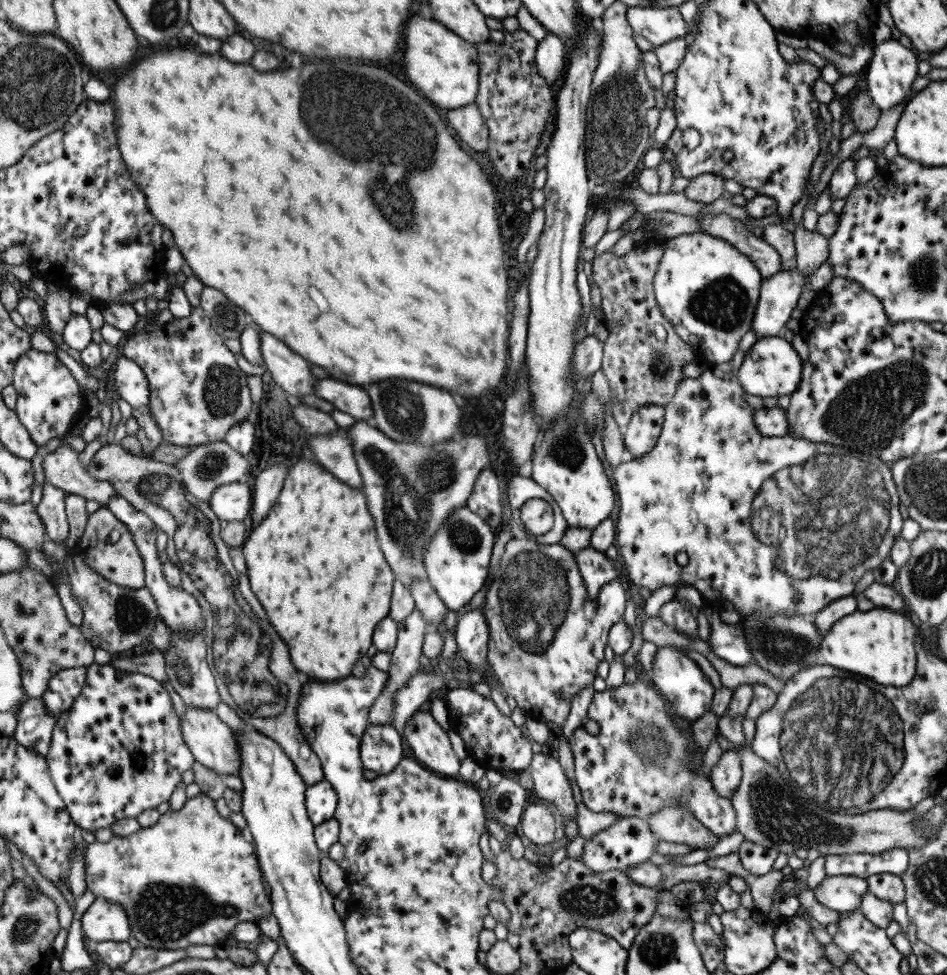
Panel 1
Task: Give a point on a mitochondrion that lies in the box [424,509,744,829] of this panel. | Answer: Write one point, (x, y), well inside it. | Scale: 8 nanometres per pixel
(533, 598)

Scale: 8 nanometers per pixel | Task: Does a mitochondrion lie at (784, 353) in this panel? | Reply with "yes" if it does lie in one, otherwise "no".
no

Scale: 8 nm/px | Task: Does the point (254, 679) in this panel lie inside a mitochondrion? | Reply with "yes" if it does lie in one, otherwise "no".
yes

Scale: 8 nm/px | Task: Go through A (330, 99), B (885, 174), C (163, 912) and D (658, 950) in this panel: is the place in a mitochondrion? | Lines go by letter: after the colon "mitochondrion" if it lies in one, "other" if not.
A: mitochondrion
B: other
C: mitochondrion
D: mitochondrion

